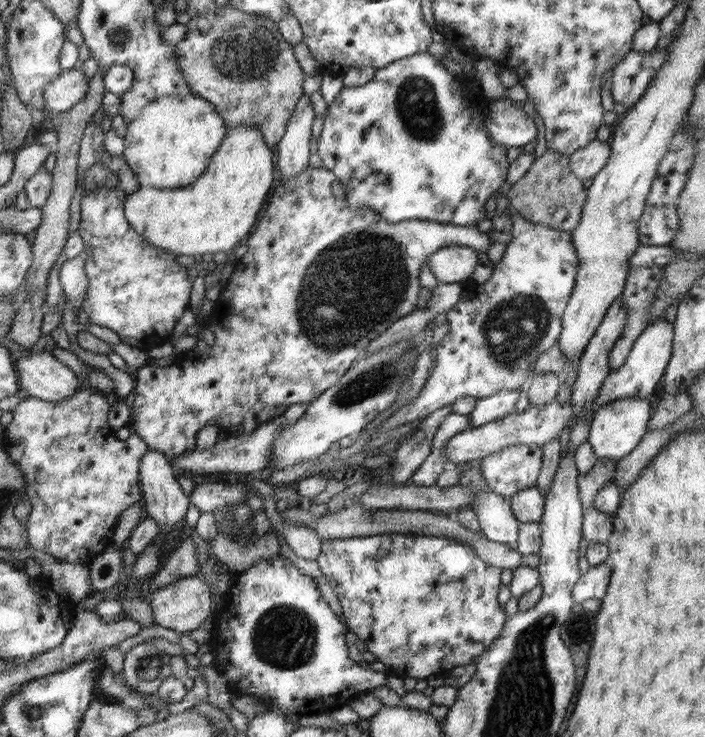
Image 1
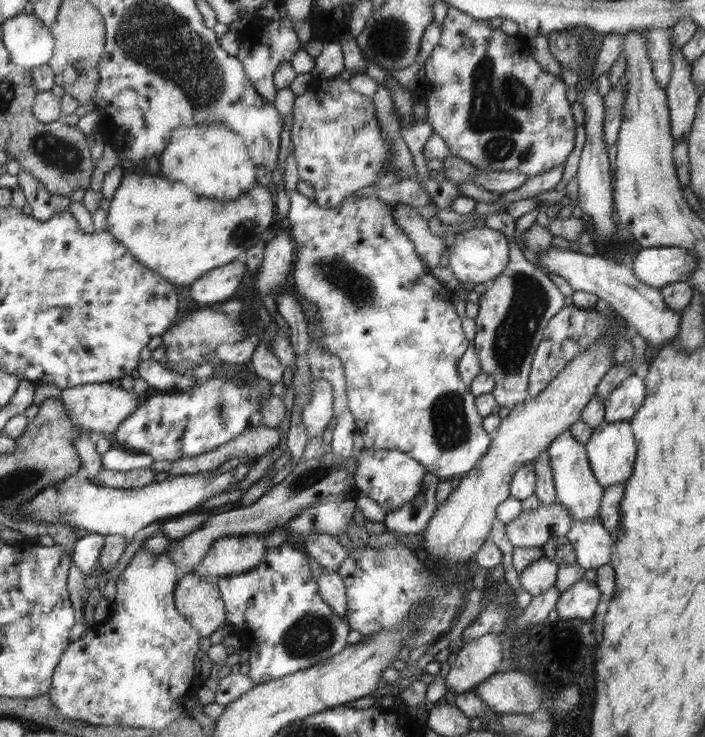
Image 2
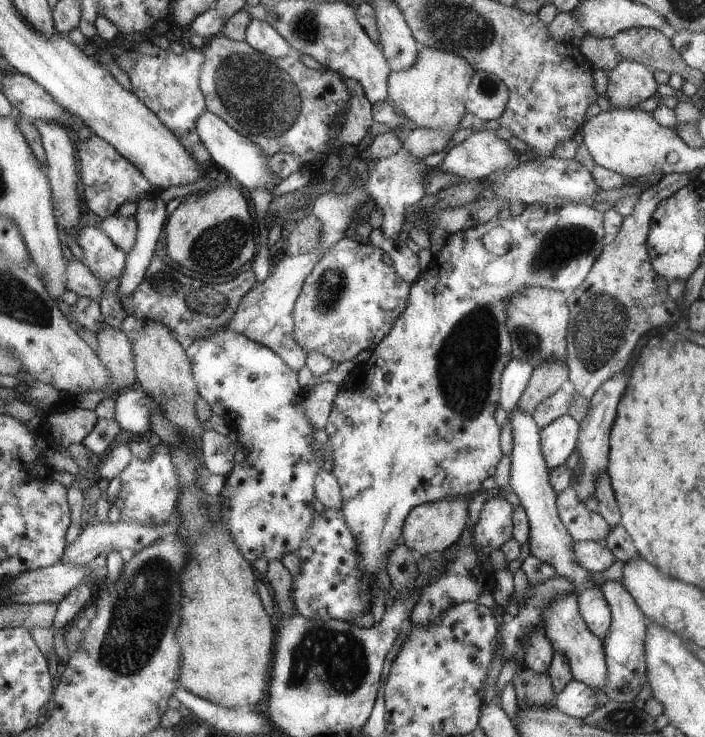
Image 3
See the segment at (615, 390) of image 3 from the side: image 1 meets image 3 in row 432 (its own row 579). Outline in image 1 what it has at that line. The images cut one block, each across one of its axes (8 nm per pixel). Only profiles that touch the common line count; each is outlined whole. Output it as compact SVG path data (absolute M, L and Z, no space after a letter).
M605 563L590 567L574 585L574 600L581 604L584 599L598 599L606 594L611 578L611 569Z

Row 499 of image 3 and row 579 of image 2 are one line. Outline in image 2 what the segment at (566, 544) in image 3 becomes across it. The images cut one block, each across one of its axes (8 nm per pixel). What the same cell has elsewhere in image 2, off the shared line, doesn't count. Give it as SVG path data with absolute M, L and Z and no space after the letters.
M545 556L536 560L530 567L519 573L520 591L536 596L555 586L559 566Z

